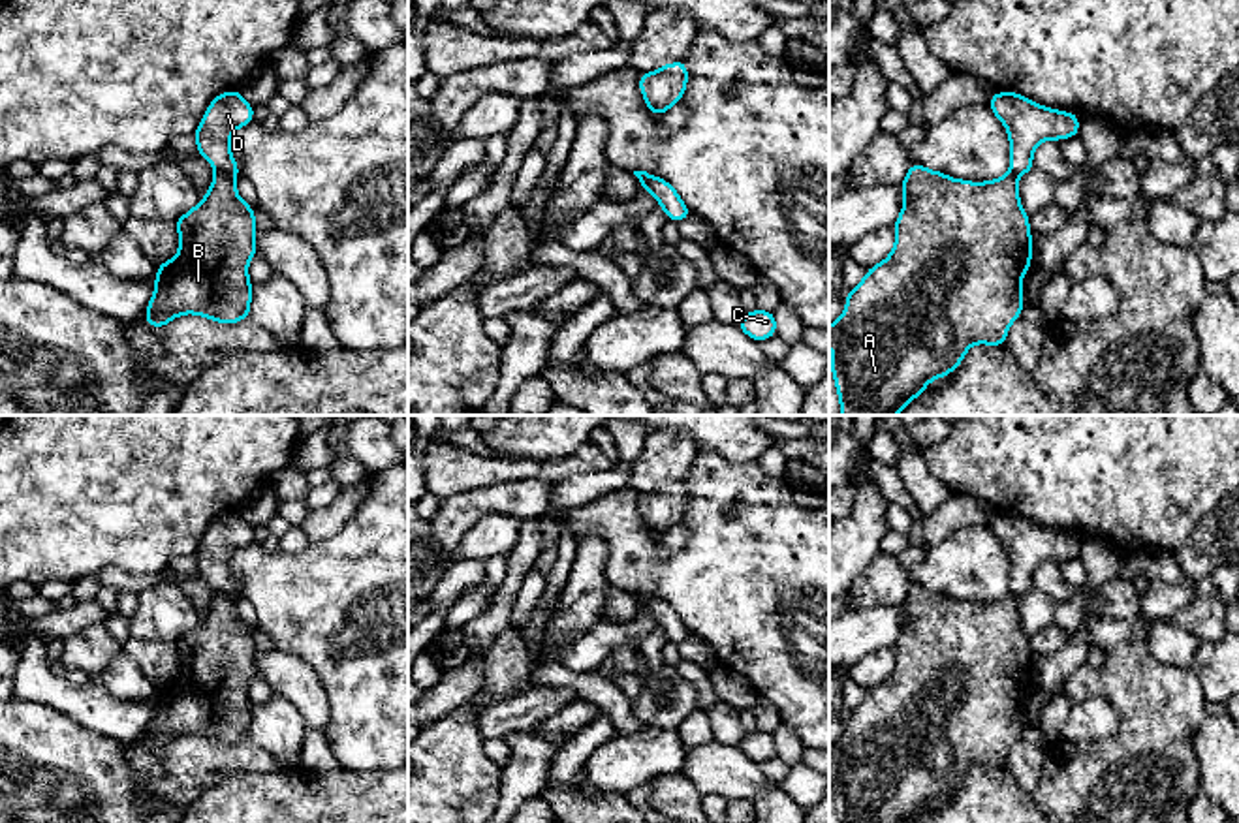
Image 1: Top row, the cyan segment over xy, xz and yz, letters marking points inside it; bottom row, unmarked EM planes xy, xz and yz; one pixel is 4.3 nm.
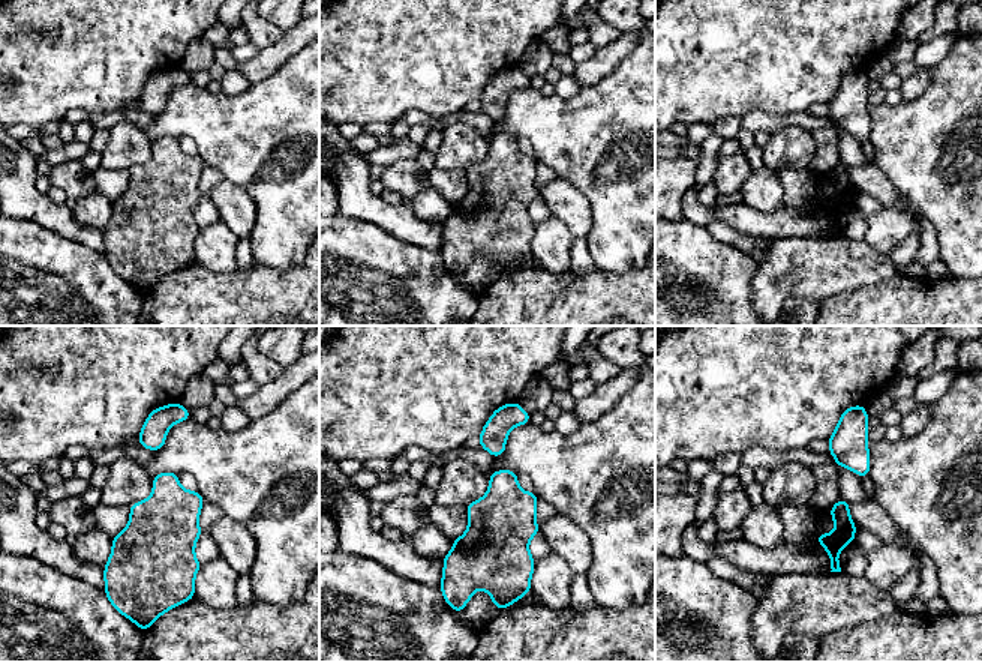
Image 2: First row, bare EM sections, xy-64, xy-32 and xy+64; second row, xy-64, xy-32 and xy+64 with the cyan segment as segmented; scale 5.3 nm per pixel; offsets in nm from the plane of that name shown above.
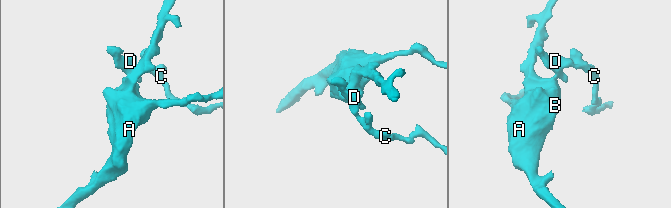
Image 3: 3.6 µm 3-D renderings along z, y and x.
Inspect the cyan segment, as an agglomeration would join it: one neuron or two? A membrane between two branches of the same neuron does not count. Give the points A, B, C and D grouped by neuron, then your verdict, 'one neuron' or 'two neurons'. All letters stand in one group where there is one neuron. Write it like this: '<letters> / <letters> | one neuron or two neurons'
A B / C D | two neurons

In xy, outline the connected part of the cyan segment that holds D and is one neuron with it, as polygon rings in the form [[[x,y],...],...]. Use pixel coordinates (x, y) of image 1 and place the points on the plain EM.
[[[239,511],[218,515],[207,528],[197,551],[192,554],[201,575],[216,594],[239,598],[229,560],[235,551],[254,543],[254,526]]]

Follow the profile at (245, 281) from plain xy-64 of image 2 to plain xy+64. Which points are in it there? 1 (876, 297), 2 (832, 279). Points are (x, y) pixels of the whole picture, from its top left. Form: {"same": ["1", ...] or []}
{"same": ["1"]}

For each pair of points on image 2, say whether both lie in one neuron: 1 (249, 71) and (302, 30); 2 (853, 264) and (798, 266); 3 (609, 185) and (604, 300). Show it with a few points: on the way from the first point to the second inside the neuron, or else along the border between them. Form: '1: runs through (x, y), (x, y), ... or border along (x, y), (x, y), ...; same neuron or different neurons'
1: runs through (263, 65), (288, 44); same neuron
2: runs through (840, 264), (811, 266); same neuron
3: border along (595, 266), (612, 272), (639, 269); different neurons

